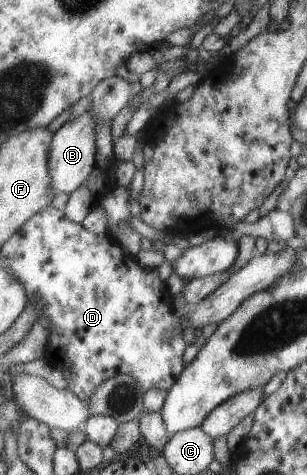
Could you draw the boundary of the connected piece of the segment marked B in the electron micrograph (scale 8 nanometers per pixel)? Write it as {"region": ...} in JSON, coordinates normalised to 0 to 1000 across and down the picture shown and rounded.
{"region":[[[283,234],[264,246],[235,248],[228,257],[202,263],[182,278],[176,299],[166,303],[163,318],[163,364],[166,364],[166,394],[179,398],[179,411],[192,406],[238,406],[244,398],[257,398],[264,389],[277,387],[290,364],[303,362],[313,343],[316,326],[316,284],[309,284],[309,246],[296,234]]]}

